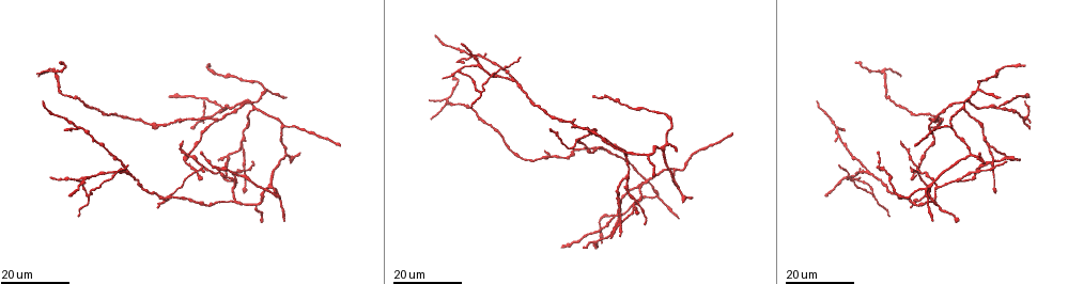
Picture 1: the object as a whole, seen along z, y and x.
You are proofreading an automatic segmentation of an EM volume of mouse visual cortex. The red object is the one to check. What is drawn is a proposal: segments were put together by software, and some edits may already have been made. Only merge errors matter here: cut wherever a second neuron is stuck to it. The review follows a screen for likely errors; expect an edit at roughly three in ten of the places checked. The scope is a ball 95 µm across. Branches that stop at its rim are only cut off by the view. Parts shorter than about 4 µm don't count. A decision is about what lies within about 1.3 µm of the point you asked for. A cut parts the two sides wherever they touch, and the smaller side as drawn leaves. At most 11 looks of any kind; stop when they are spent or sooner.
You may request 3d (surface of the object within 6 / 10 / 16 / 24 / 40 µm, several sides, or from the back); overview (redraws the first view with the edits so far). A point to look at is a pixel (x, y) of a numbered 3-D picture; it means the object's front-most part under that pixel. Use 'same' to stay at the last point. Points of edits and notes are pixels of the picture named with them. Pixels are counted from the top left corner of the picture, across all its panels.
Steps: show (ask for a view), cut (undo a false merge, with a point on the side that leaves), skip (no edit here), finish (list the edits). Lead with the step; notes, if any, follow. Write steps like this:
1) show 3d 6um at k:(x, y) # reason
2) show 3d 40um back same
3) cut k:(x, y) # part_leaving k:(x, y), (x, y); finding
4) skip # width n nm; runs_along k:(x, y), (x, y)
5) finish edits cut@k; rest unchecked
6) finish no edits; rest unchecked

show 3d 24um at 1:(925, 187) # four or more arms meet

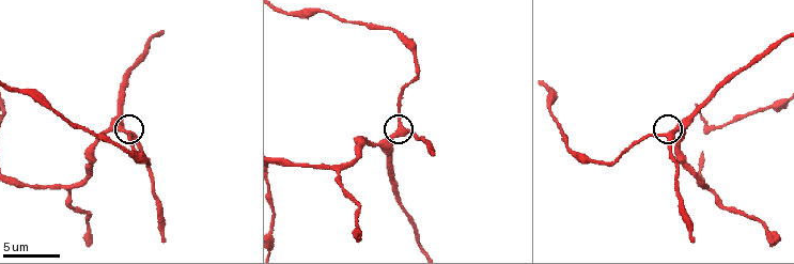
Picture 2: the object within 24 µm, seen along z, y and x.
show 3d 10um at 2:(664, 135) # closer look

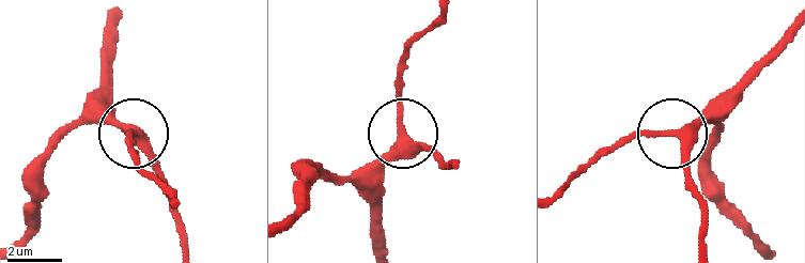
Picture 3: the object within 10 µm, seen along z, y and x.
skip # continuous, no second neuron

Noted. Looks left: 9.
show 3d 16um at 1:(186, 160) # thick turns thin

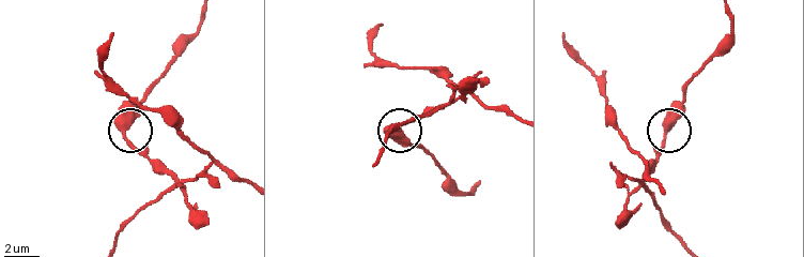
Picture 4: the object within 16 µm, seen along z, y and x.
show 3d 6um at 4:(124, 126)

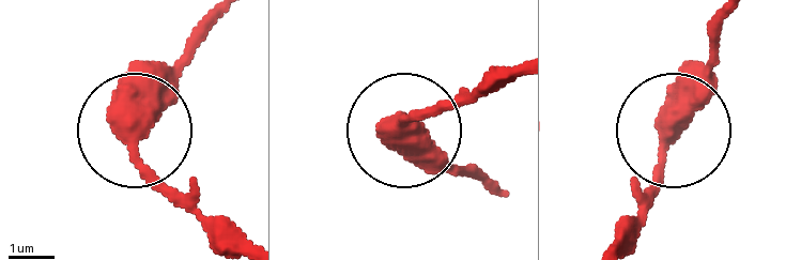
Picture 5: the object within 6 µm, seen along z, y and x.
skip # runs_along 5:(729, 14), (707, 94), (622, 240); continuous, no second neuron

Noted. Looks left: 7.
show 3d 16um at 1:(586, 134) # small branch off a trunk

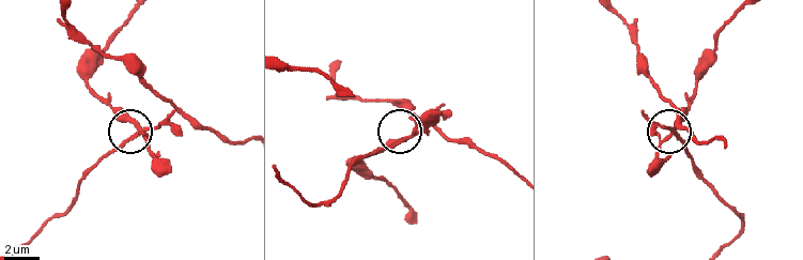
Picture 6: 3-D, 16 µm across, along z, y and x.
show 3d 6um at 6:(406, 137)

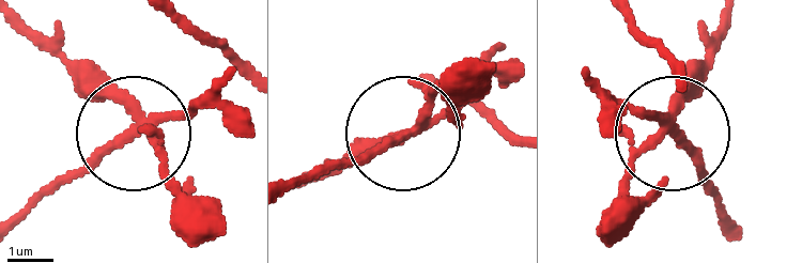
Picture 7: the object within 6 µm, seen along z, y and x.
cut 7:(92, 165) # part_leaving 7:(675, 122), (724, 226); a second neuron is stuck on

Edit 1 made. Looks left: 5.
show 3d 24um at 1:(509, 80)

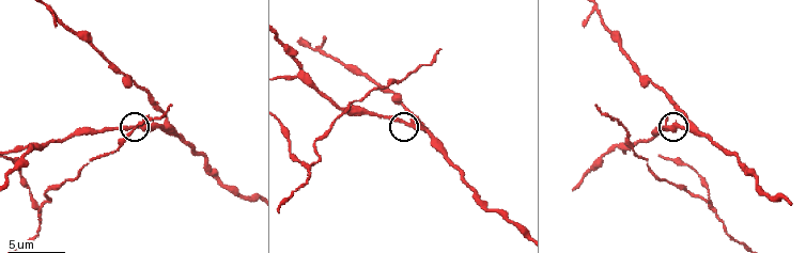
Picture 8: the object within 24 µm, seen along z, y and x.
show 3d 6um at 8:(407, 123)

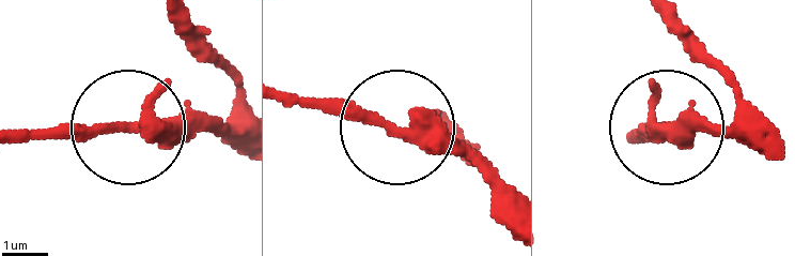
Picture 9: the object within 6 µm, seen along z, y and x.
skip # arms 3; runs_along 9:(242, 146), (196, 128), (12, 128); all the same neuron

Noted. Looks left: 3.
show 3d 16um at 1:(77, 127)

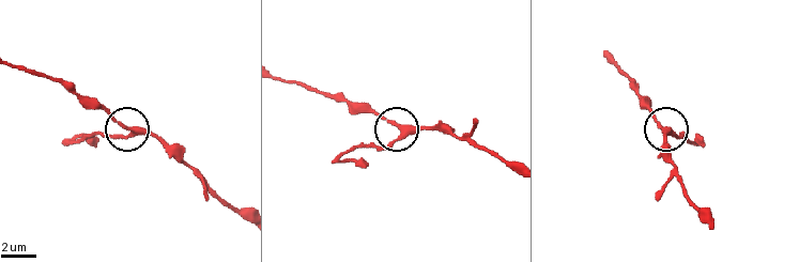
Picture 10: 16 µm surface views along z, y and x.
show 3d 10um at 10:(133, 132) # closer look

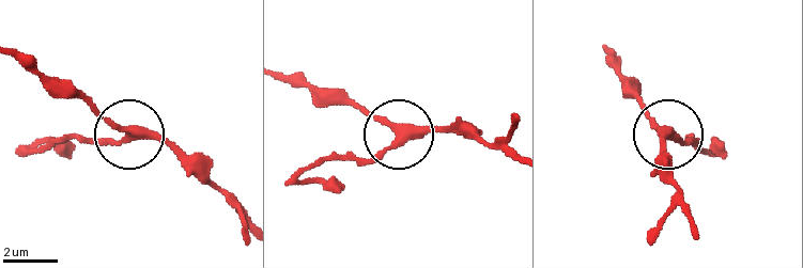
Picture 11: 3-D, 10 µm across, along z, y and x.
skip # side_arm 6 um; runs_along 11:(514, 159), (445, 129), (411, 129), (376, 152), (323, 161); one neuron here

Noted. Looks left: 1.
show 3d 10um at 8:(711, 204) # four arms meet

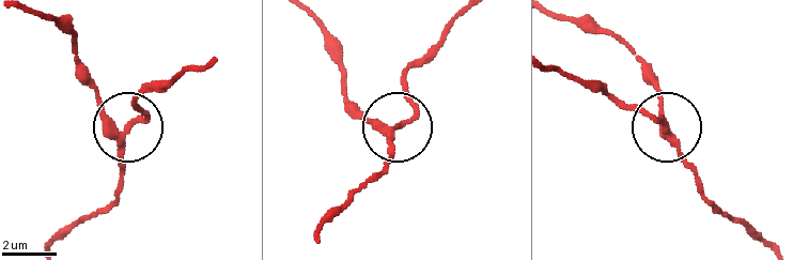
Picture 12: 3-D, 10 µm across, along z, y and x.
cut 12:(138, 111) # arms 4; part_leaving 12:(123, 138), (143, 118), (137, 104), (143, 95), (205, 65); two neurons meet here

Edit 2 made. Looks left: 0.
finish edits cut@7, cut@12; rest unchecked

